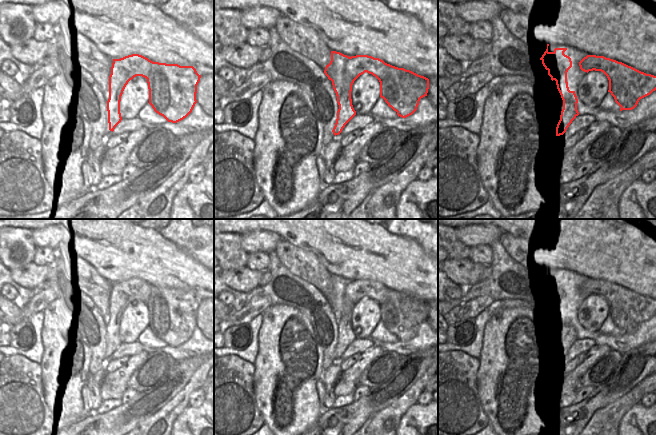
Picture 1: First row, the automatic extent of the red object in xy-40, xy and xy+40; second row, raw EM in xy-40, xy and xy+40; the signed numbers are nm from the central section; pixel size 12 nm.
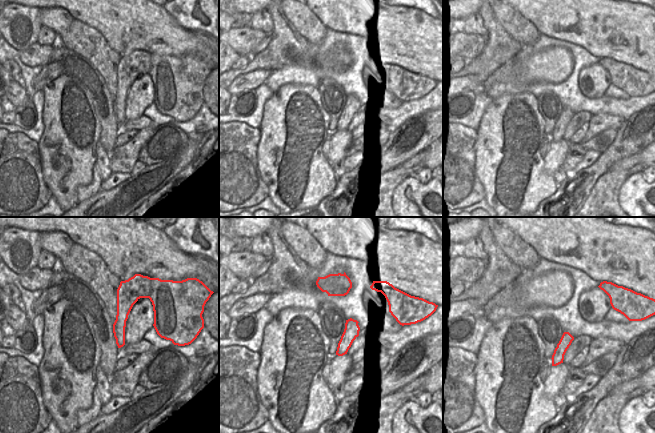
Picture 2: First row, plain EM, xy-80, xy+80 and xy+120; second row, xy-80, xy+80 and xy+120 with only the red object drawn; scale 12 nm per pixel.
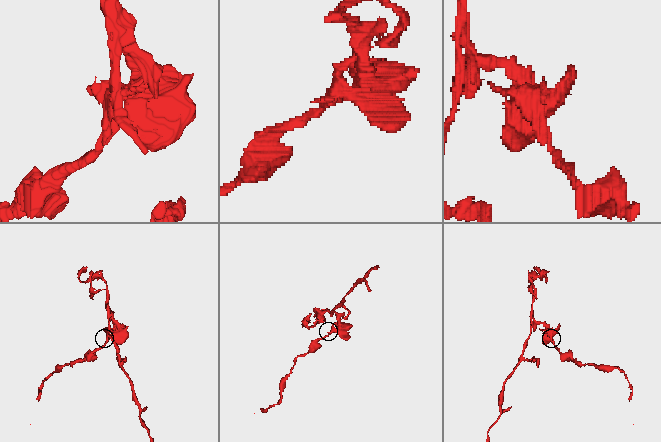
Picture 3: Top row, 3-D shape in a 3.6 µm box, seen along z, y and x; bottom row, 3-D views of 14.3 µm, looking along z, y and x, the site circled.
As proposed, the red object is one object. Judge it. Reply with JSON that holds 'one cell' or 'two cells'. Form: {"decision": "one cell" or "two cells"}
{"decision": "two cells"}

